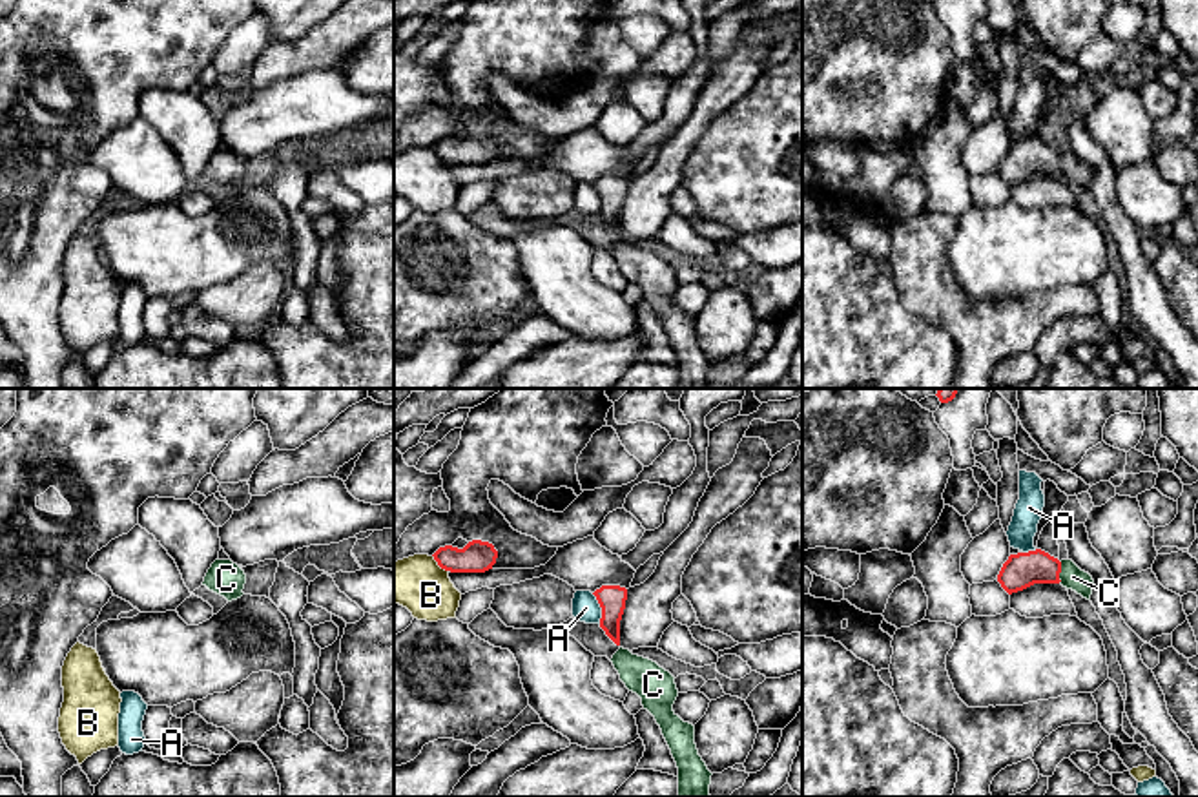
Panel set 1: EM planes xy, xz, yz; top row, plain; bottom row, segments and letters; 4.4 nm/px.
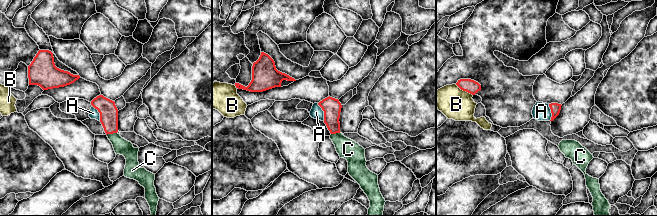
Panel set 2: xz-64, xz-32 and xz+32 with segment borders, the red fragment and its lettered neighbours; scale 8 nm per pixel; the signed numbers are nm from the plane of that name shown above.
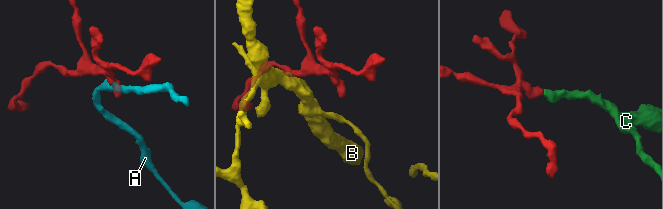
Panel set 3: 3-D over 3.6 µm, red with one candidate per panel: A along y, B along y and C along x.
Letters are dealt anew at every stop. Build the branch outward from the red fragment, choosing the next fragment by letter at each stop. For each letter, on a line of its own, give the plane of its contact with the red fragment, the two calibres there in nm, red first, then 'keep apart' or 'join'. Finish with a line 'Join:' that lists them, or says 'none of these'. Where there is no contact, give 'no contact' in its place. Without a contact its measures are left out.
A: xz | 120/120 nm | keep apart
B: xz | 140/240 nm | keep apart
C: yz | 160/100 nm | join
Join: C

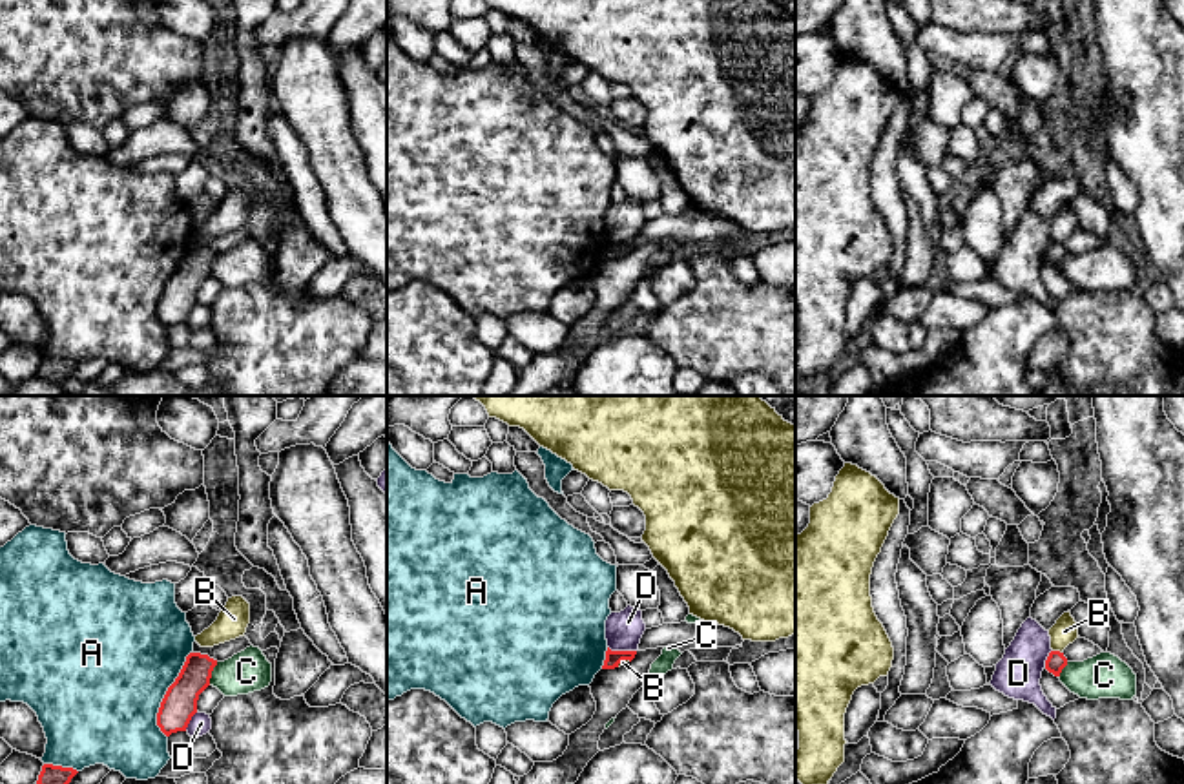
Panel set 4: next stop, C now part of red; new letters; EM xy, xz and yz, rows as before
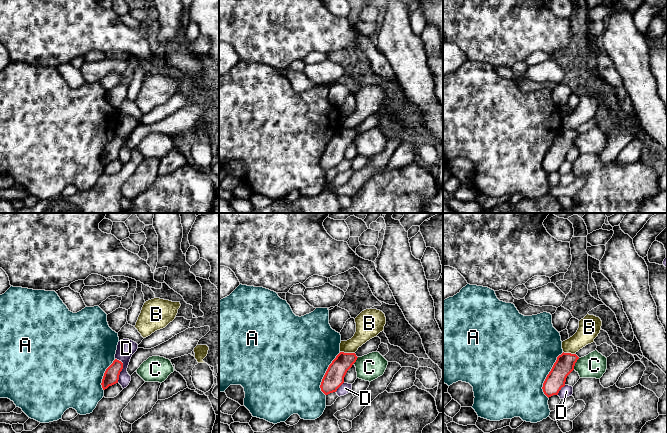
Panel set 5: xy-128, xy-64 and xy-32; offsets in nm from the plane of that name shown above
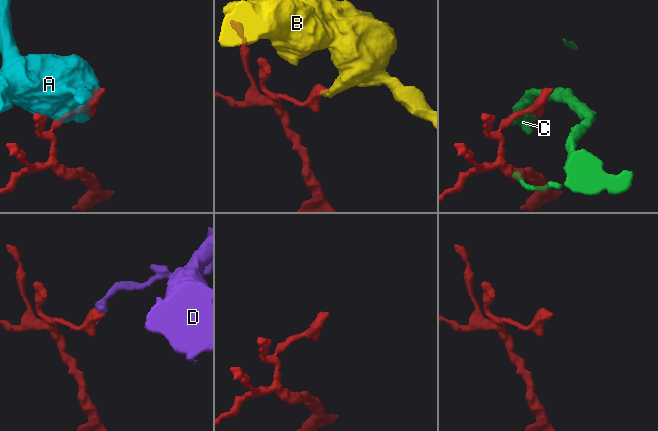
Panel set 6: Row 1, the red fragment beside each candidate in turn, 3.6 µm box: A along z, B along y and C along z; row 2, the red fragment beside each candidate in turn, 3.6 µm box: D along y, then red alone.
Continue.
A: xy | 160/500 nm | keep apart
B: yz | 90/110 nm | keep apart
C: xy | 160/190 nm | keep apart
D: xz | 70/160 nm | keep apart
Join: none of these

